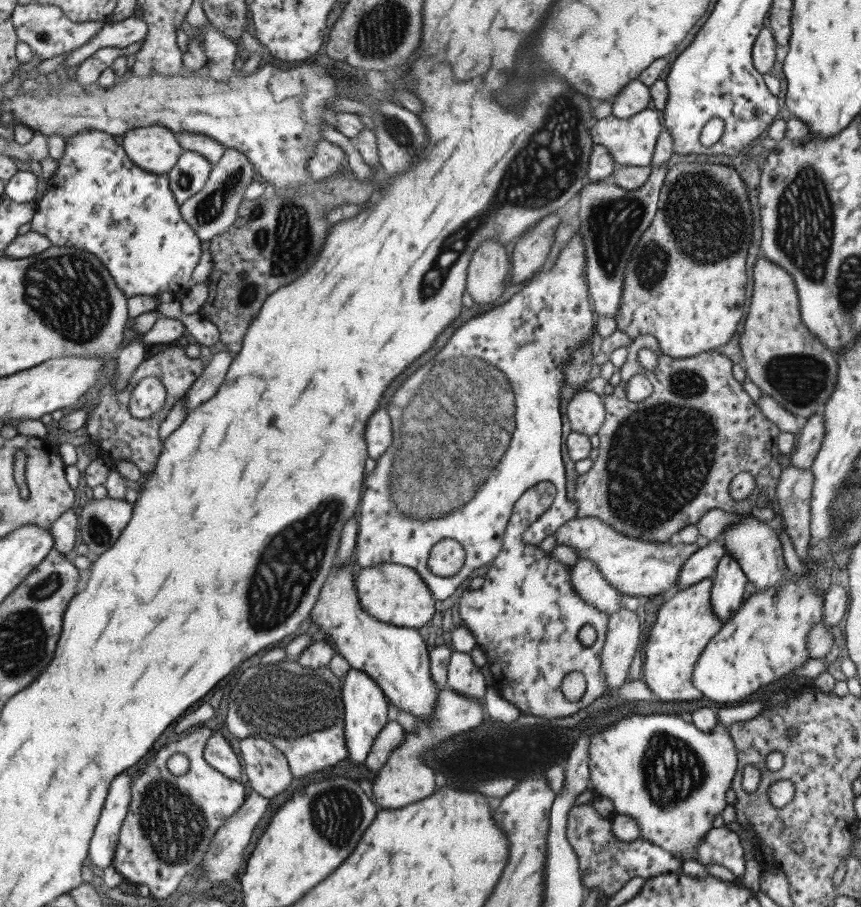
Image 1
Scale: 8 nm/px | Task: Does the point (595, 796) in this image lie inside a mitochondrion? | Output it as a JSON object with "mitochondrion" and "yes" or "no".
{"mitochondrion":"no"}

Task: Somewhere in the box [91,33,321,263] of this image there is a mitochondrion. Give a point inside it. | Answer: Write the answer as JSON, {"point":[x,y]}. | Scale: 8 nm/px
{"point":[208,209]}

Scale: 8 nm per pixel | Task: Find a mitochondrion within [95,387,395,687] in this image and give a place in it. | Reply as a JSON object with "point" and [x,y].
{"point":[274,591]}

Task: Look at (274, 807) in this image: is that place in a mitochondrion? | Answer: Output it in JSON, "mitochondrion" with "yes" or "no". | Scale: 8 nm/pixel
{"mitochondrion":"no"}

